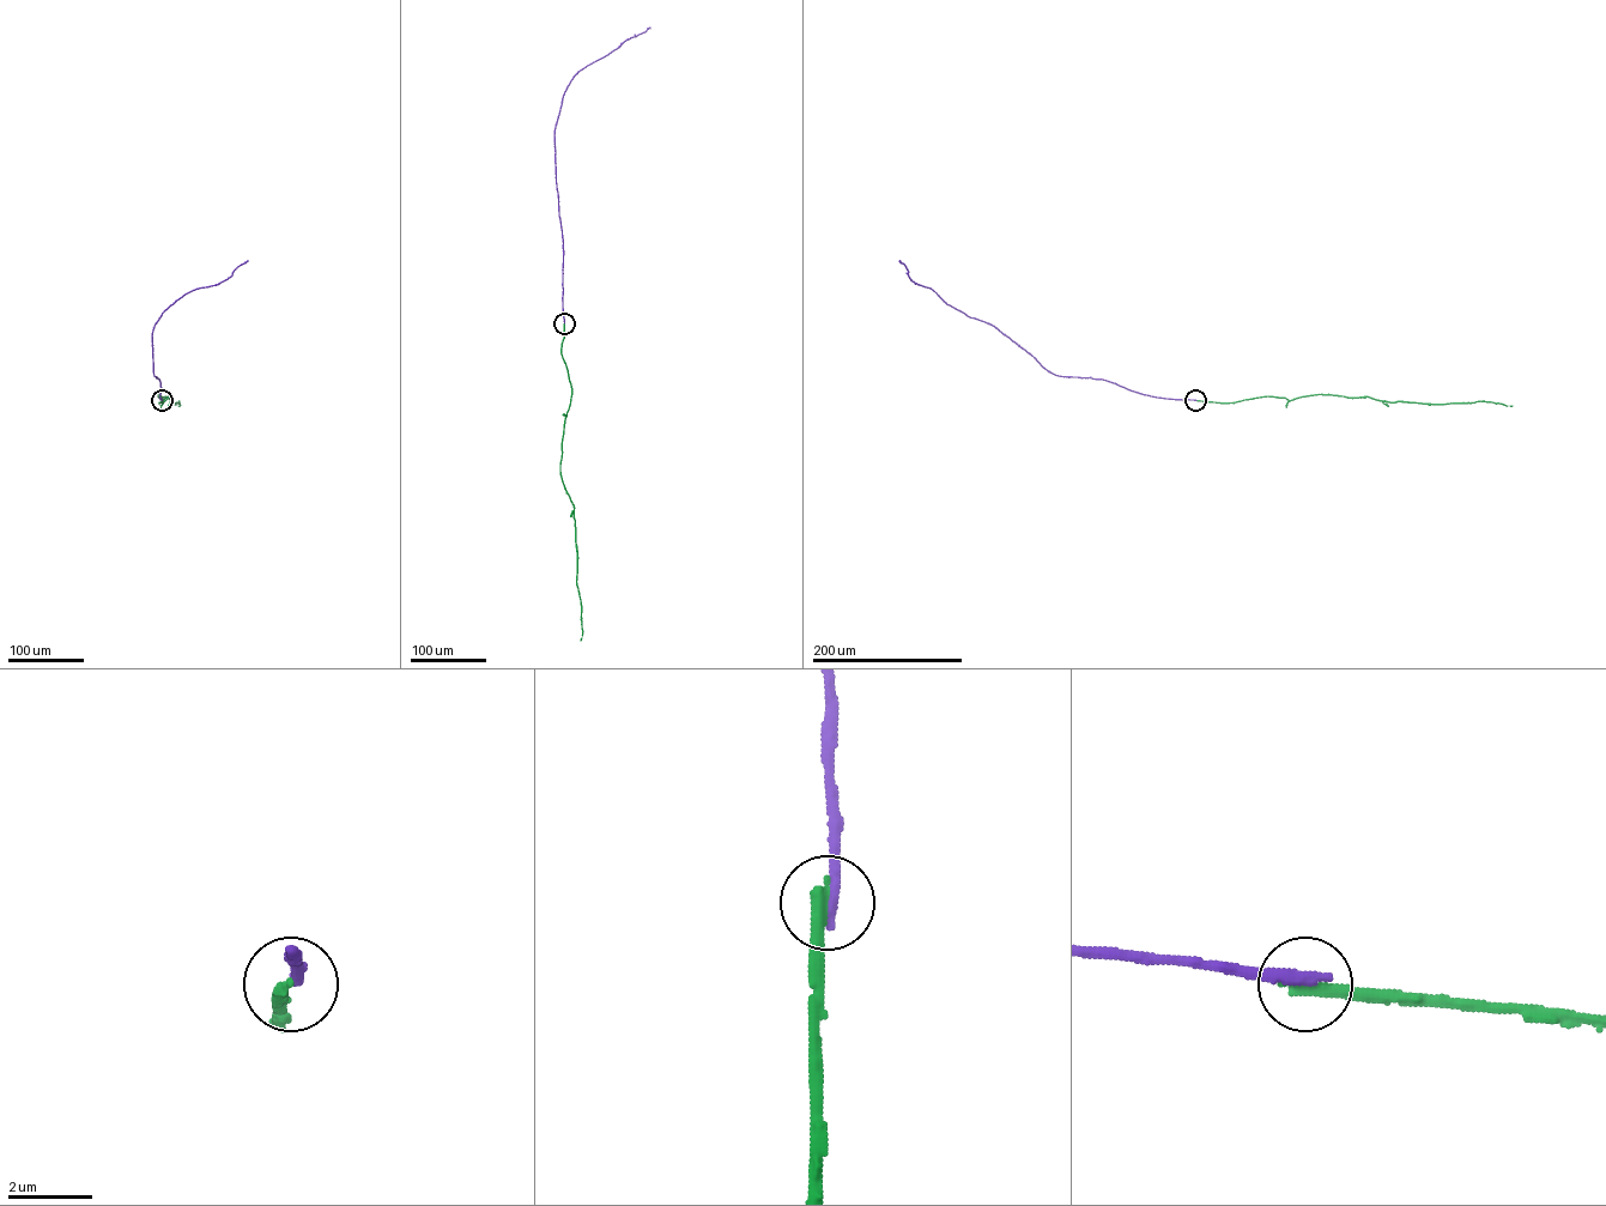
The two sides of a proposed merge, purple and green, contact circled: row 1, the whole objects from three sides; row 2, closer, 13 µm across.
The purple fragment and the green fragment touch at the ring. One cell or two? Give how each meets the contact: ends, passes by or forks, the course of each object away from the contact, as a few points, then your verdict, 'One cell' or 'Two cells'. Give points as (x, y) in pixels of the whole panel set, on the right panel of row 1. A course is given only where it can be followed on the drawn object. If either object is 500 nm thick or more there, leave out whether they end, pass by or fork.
At the ring purple ends. At the ring green ends. Course of purple: (1195, 400), (1156, 398), (1102, 379), (1055, 375), (994, 326), (967, 316), (932, 289), (911, 280), (900, 260). Course of green: (1195, 400), (1234, 402), (1265, 397), (1289, 400), (1331, 394), (1392, 402), (1482, 401), (1513, 406). Two cells

